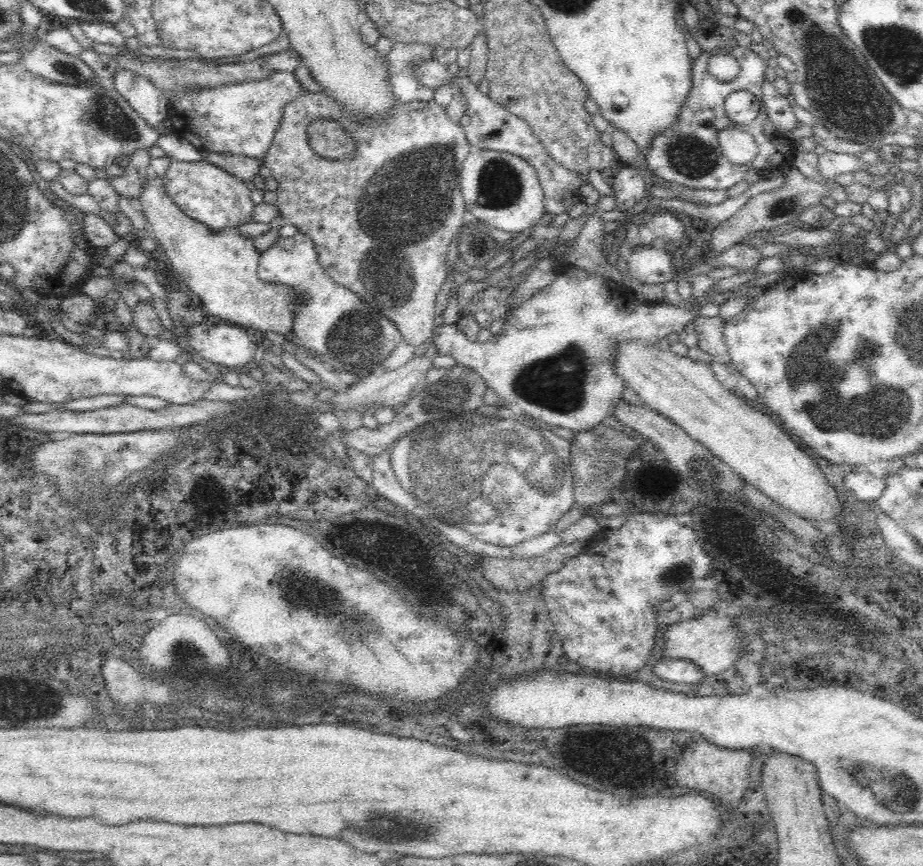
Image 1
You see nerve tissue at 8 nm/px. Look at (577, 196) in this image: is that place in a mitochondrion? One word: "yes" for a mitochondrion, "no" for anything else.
no

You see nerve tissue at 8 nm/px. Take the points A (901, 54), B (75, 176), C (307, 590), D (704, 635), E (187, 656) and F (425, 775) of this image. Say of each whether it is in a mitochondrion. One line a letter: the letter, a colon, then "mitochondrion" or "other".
A: mitochondrion
B: other
C: mitochondrion
D: other
E: mitochondrion
F: other

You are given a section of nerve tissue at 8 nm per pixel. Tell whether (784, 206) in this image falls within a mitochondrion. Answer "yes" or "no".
yes

